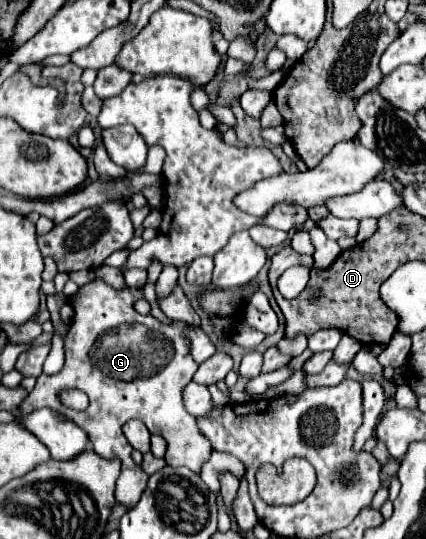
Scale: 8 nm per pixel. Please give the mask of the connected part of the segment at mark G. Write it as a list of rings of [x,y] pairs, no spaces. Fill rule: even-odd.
[[[94,279],[80,289],[80,301],[74,303],[74,317],[64,339],[66,365],[56,375],[40,375],[36,387],[22,403],[20,413],[30,413],[40,407],[50,407],[60,415],[72,419],[88,433],[92,449],[104,457],[118,457],[122,461],[122,473],[116,481],[116,501],[132,509],[144,487],[146,473],[136,469],[132,461],[132,447],[122,433],[122,425],[130,419],[142,421],[150,433],[158,433],[168,443],[168,465],[188,467],[200,473],[202,463],[210,457],[210,443],[198,433],[196,419],[184,409],[182,389],[192,381],[198,363],[188,351],[188,343],[182,337],[182,325],[162,325],[150,315],[134,311],[134,299],[140,299],[140,289],[114,291],[110,285]],[[146,339],[150,339],[150,355],[146,355]],[[66,389],[80,389],[88,395],[90,405],[84,411],[74,411],[60,403],[60,393]]]

